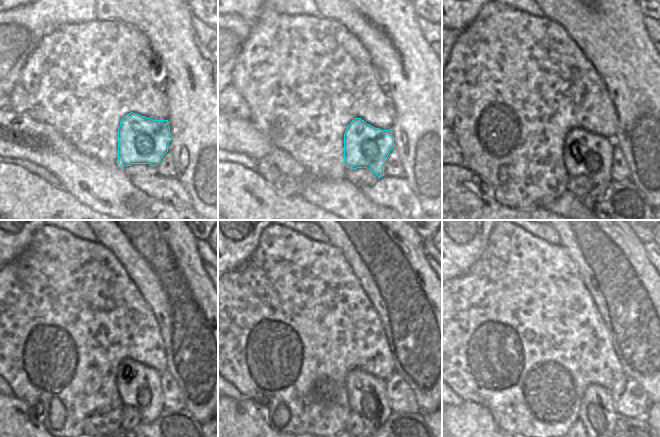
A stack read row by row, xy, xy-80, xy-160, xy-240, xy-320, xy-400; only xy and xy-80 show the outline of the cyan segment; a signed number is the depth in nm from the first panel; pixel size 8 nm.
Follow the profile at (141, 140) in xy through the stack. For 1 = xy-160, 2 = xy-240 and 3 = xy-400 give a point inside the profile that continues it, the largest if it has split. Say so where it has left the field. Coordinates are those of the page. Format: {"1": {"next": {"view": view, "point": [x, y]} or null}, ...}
{"1": {"next": {"view": "xy-160", "point": [585, 154]}}, "2": {"next": {"view": "xy-240", "point": [138, 385]}}, "3": {"next": {"view": "xy-400", "point": [596, 411]}}}

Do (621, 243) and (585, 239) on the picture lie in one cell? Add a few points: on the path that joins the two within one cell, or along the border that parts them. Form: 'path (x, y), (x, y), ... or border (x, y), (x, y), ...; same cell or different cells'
path (614, 248), (606, 248), (595, 239); same cell

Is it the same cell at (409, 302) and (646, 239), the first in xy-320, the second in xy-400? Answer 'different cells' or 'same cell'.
different cells

